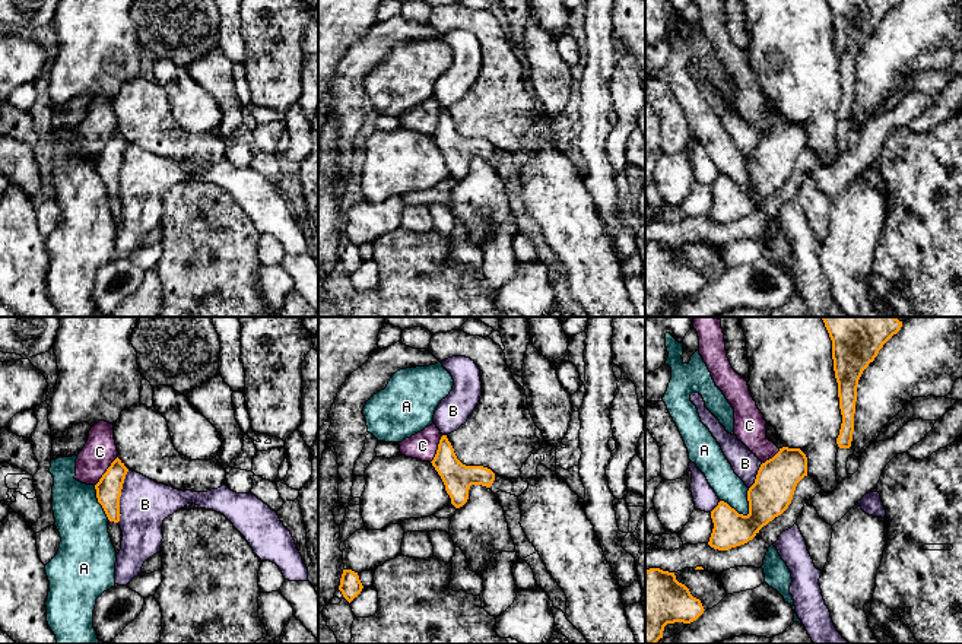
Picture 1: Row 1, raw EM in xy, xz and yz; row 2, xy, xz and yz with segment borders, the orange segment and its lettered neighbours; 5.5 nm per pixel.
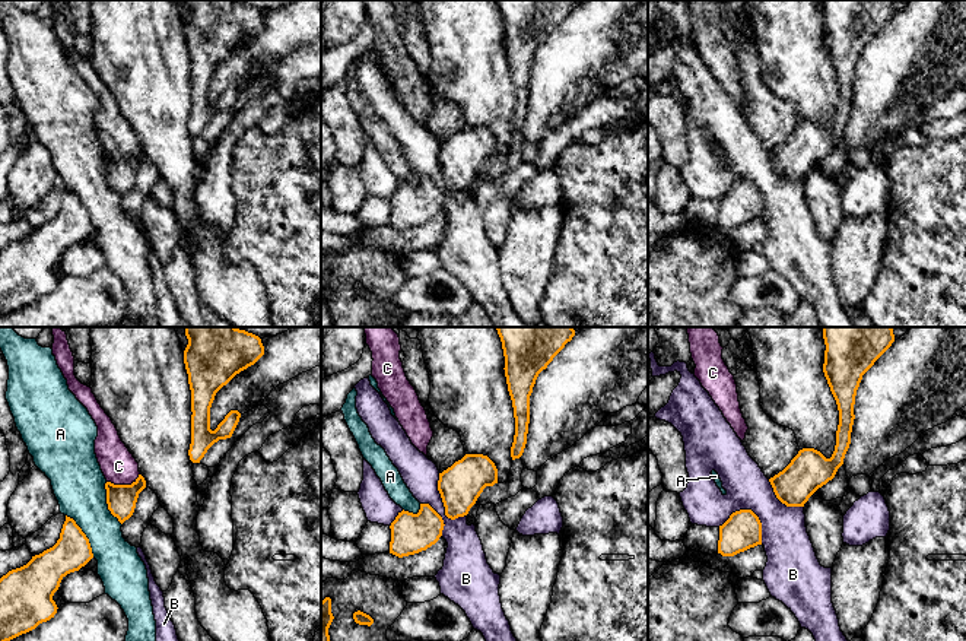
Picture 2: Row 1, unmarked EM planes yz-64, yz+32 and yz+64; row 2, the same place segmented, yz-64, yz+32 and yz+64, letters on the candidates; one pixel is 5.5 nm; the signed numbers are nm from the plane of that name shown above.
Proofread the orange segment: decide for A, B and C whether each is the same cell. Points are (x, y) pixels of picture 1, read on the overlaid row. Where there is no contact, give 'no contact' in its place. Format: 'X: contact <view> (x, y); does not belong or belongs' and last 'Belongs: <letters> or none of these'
A: contact yz (733, 508); does not belong
B: contact xy (120, 495); does not belong
C: contact xy (107, 470); does not belong
Belongs: none of these

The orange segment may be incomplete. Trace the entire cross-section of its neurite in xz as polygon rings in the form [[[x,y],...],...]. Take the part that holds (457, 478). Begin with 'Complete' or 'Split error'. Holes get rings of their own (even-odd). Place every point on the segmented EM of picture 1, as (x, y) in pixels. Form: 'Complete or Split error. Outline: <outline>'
Complete. Outline: [[[447,435],[441,437],[436,454],[431,463],[441,476],[445,491],[451,498],[451,504],[455,508],[460,508],[467,502],[472,485],[490,488],[495,480],[495,473],[490,469],[463,464],[457,459]]]

